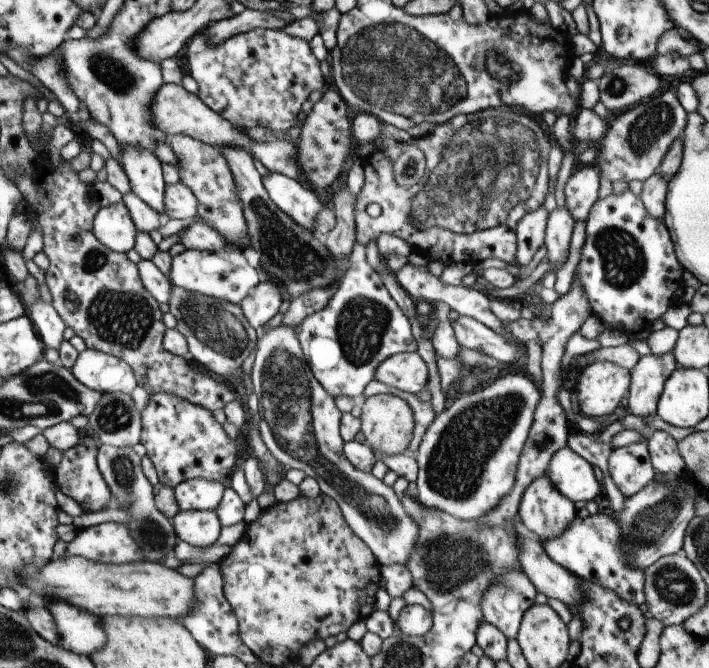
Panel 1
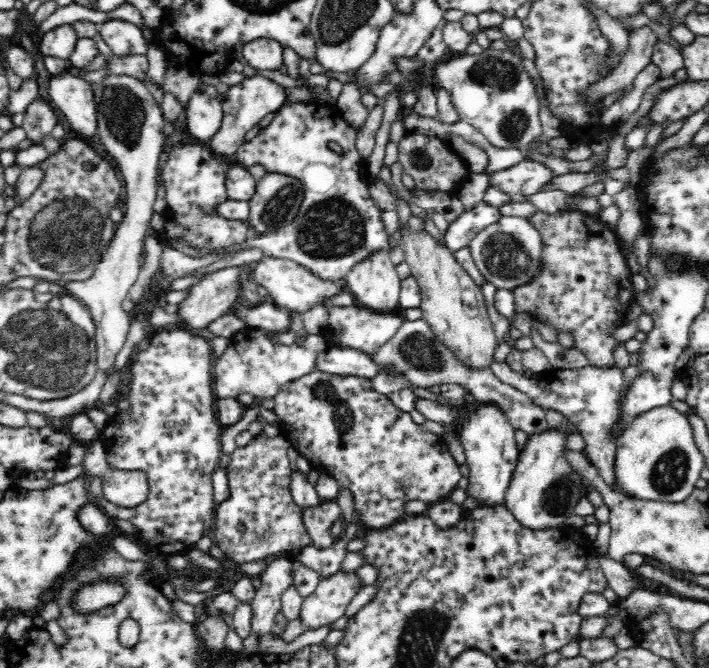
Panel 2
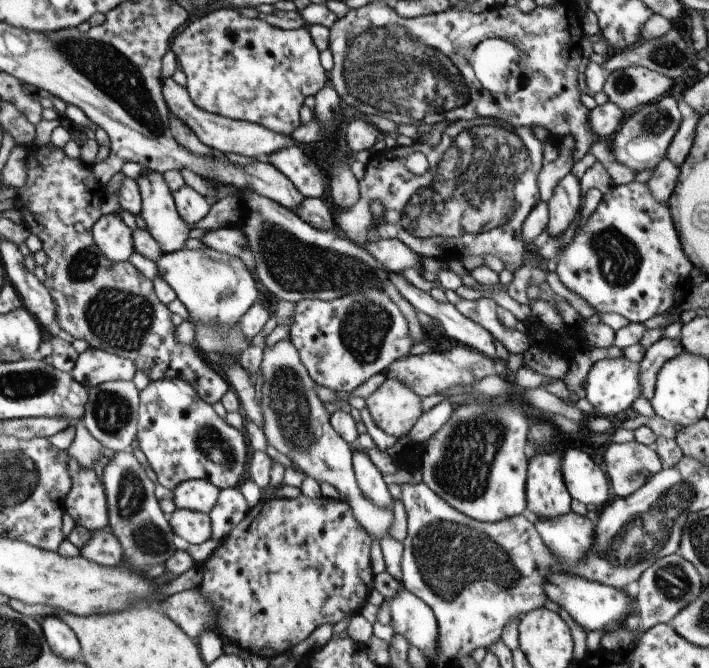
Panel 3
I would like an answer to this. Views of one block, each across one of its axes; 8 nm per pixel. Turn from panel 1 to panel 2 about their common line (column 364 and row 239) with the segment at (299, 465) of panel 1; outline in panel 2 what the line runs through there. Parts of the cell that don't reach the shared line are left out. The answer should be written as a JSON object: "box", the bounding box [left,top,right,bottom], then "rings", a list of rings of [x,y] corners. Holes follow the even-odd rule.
{"box":[469,216,544,291],"rings":[[[503,216],[500,220],[498,220],[498,222],[494,222],[494,224],[484,228],[484,230],[480,230],[480,232],[478,232],[478,234],[476,234],[476,236],[474,236],[474,238],[470,241],[469,248],[477,268],[486,281],[491,282],[497,290],[505,289],[508,291],[514,291],[516,288],[532,283],[539,276],[538,272],[540,272],[540,266],[542,266],[542,244],[544,244],[544,241],[542,241],[542,234],[538,232],[538,229],[536,229],[536,227],[534,227],[527,218],[518,216]]]}

